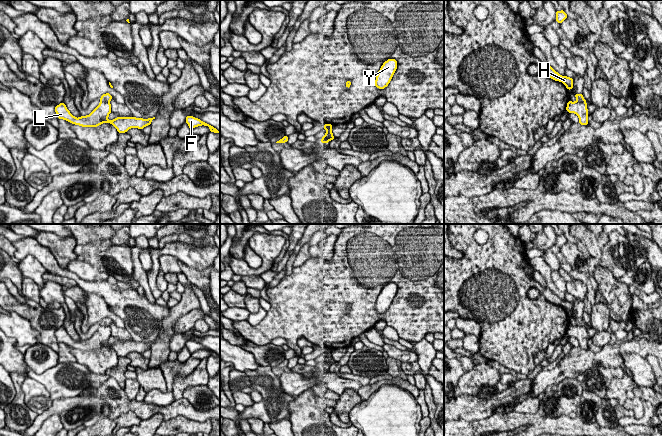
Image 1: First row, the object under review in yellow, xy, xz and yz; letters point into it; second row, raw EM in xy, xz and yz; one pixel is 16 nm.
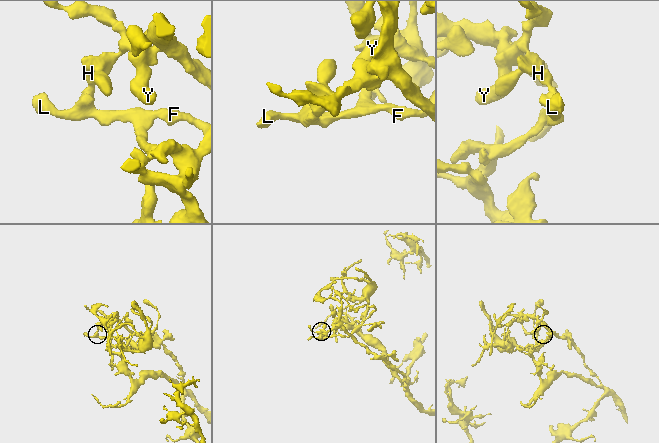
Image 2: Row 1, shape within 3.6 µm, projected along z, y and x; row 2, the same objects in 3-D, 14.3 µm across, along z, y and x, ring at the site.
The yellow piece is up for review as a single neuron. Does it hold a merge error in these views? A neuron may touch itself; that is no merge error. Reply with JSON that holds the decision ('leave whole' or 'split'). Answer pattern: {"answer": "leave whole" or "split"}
{"answer": "split"}

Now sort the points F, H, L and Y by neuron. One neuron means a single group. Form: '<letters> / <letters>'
F L / H Y

